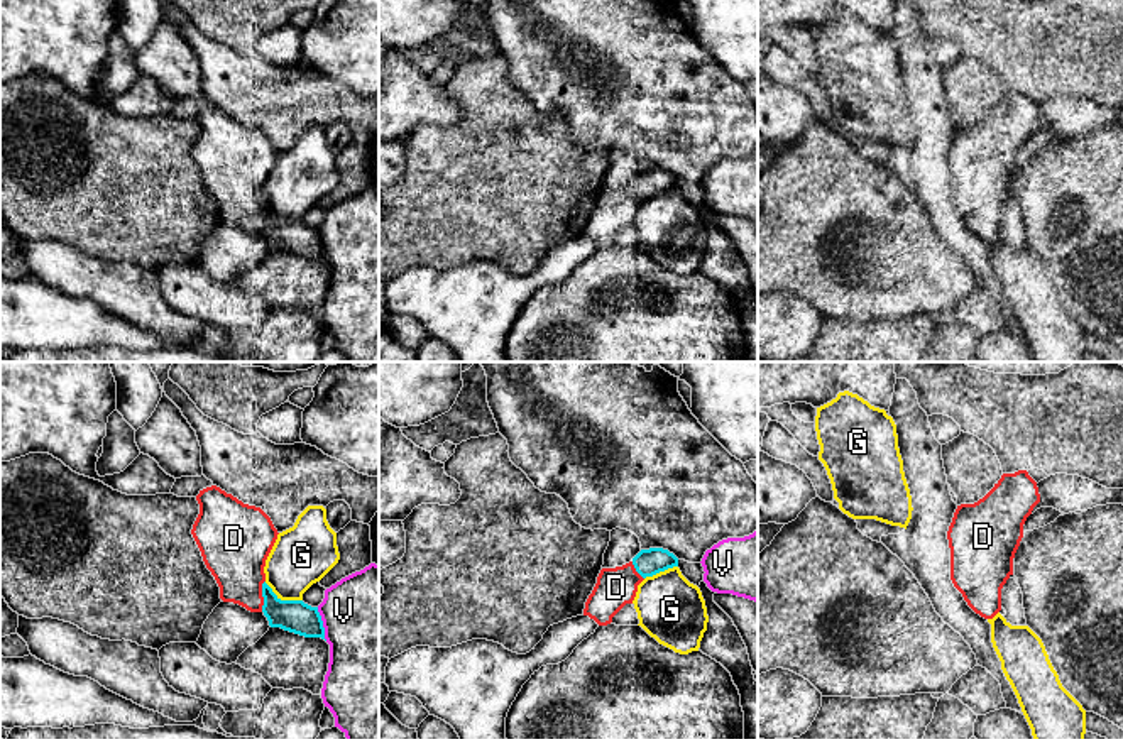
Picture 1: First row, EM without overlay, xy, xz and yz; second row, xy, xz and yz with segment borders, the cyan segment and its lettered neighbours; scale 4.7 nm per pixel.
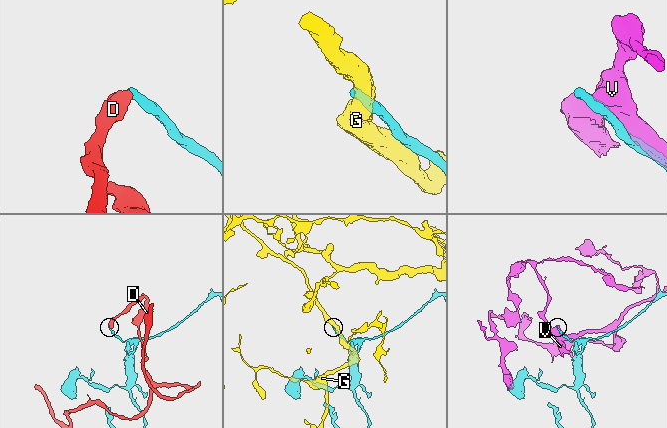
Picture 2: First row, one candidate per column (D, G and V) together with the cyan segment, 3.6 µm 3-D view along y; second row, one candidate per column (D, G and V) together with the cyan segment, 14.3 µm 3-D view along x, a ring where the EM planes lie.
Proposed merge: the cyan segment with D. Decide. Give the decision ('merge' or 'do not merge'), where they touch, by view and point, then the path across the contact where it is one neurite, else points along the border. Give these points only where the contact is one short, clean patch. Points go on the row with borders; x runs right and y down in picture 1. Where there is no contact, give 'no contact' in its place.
merge; meets cyan in xy at (262, 596)

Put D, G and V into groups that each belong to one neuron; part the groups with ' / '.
D / G / V

